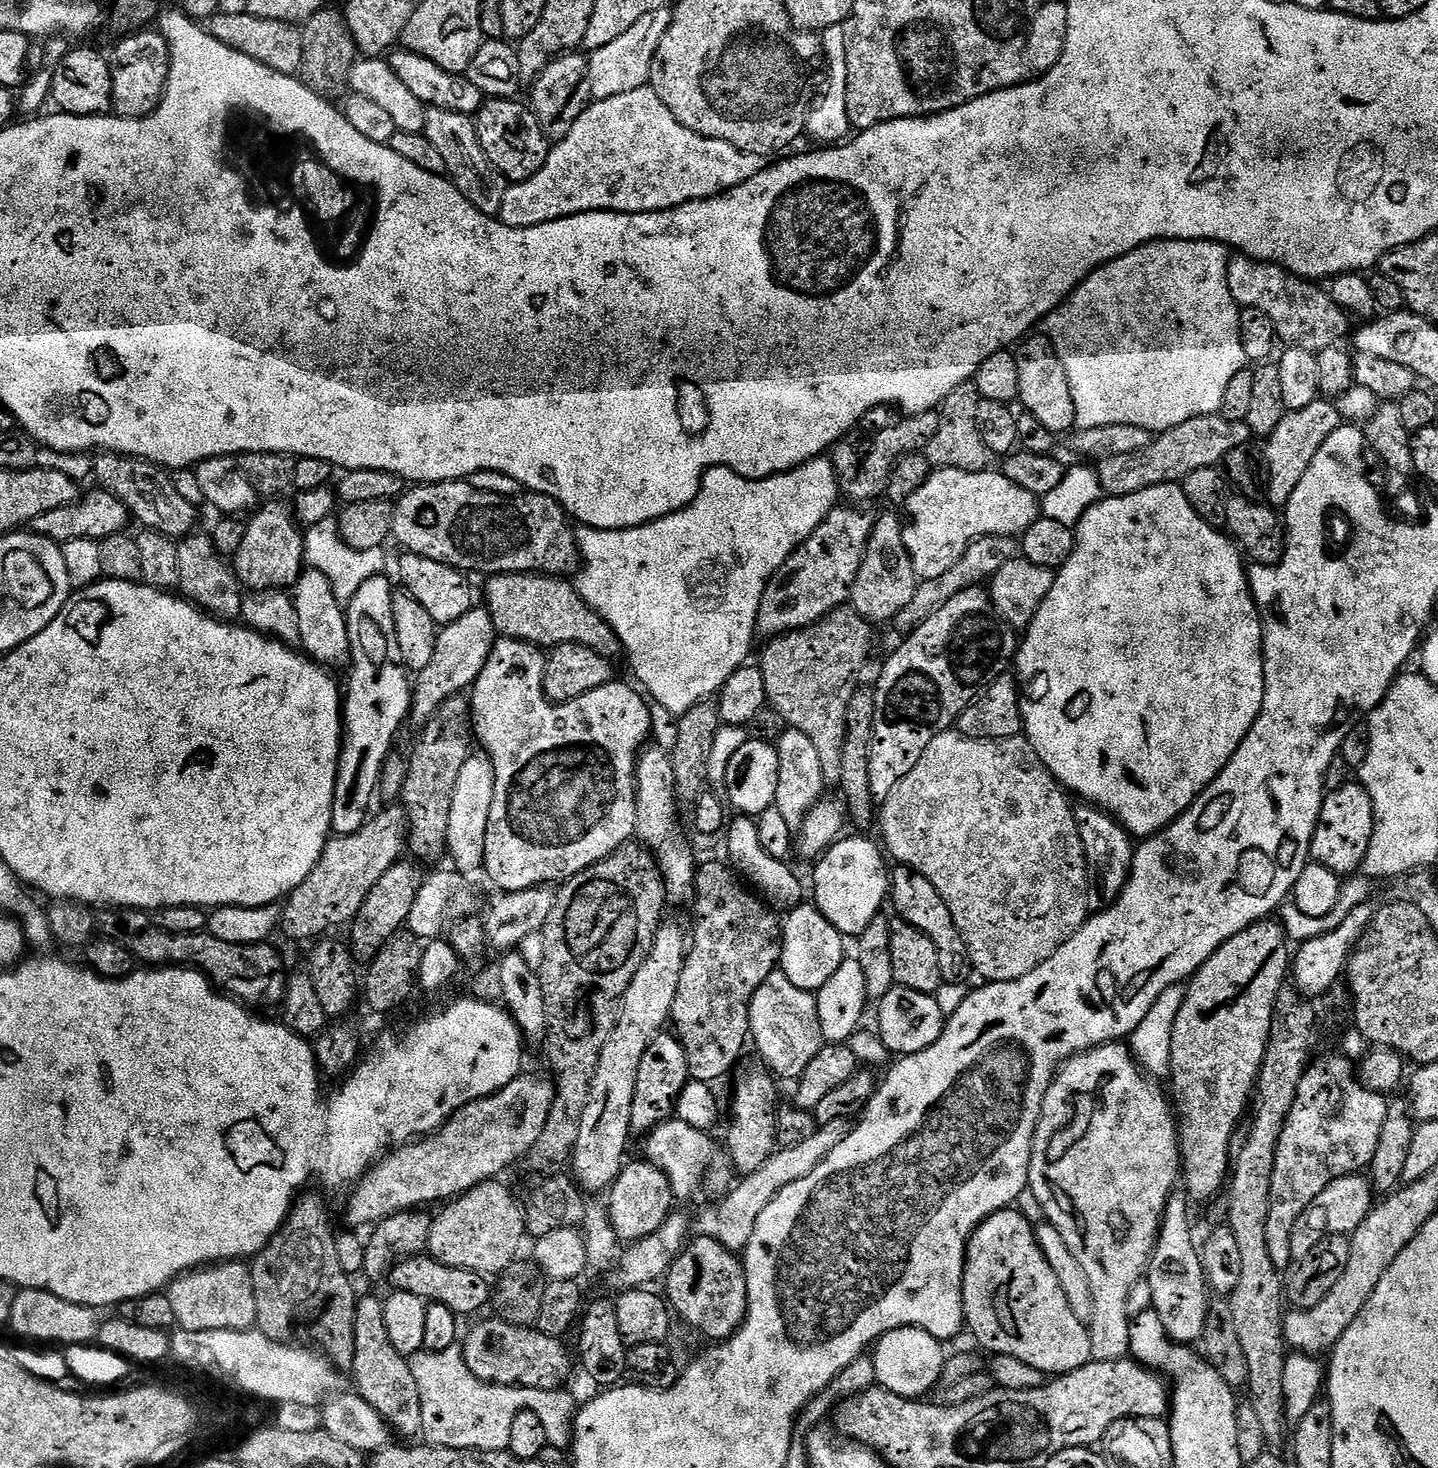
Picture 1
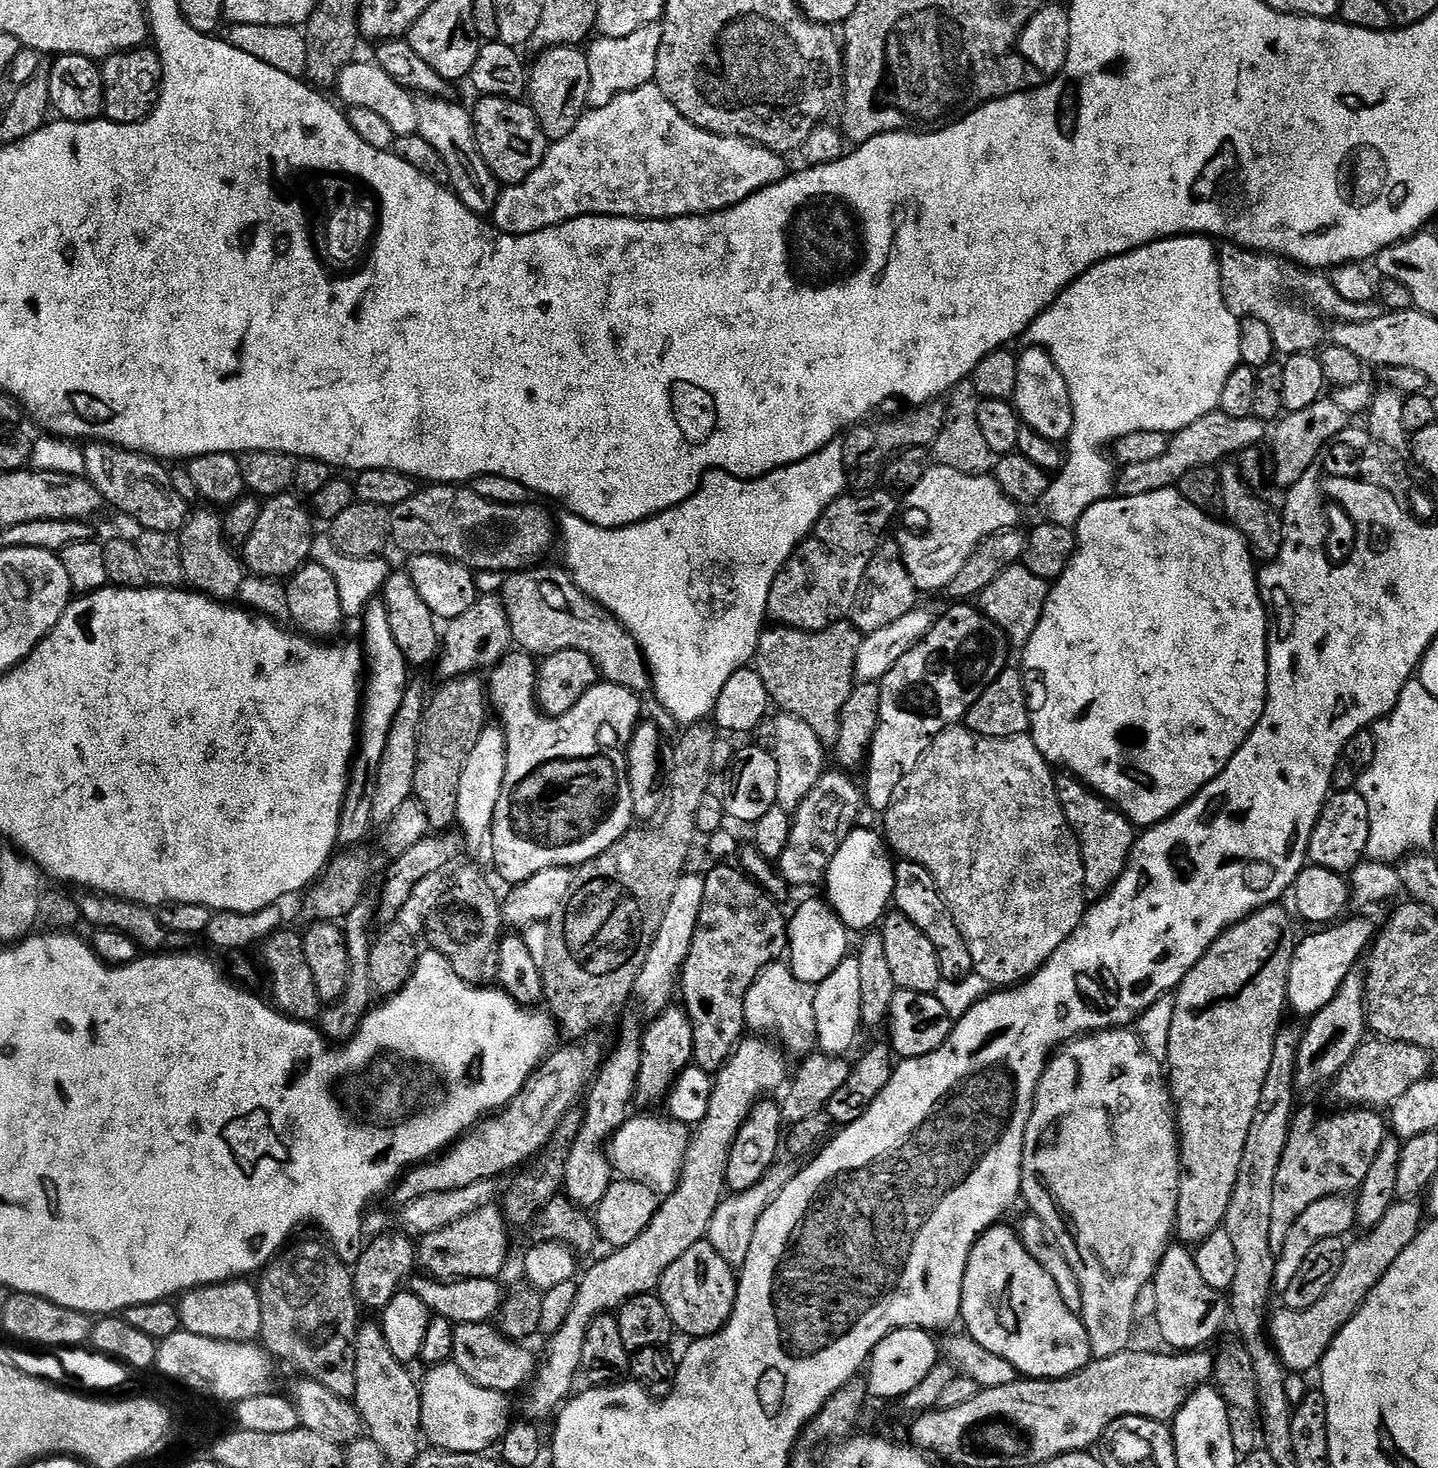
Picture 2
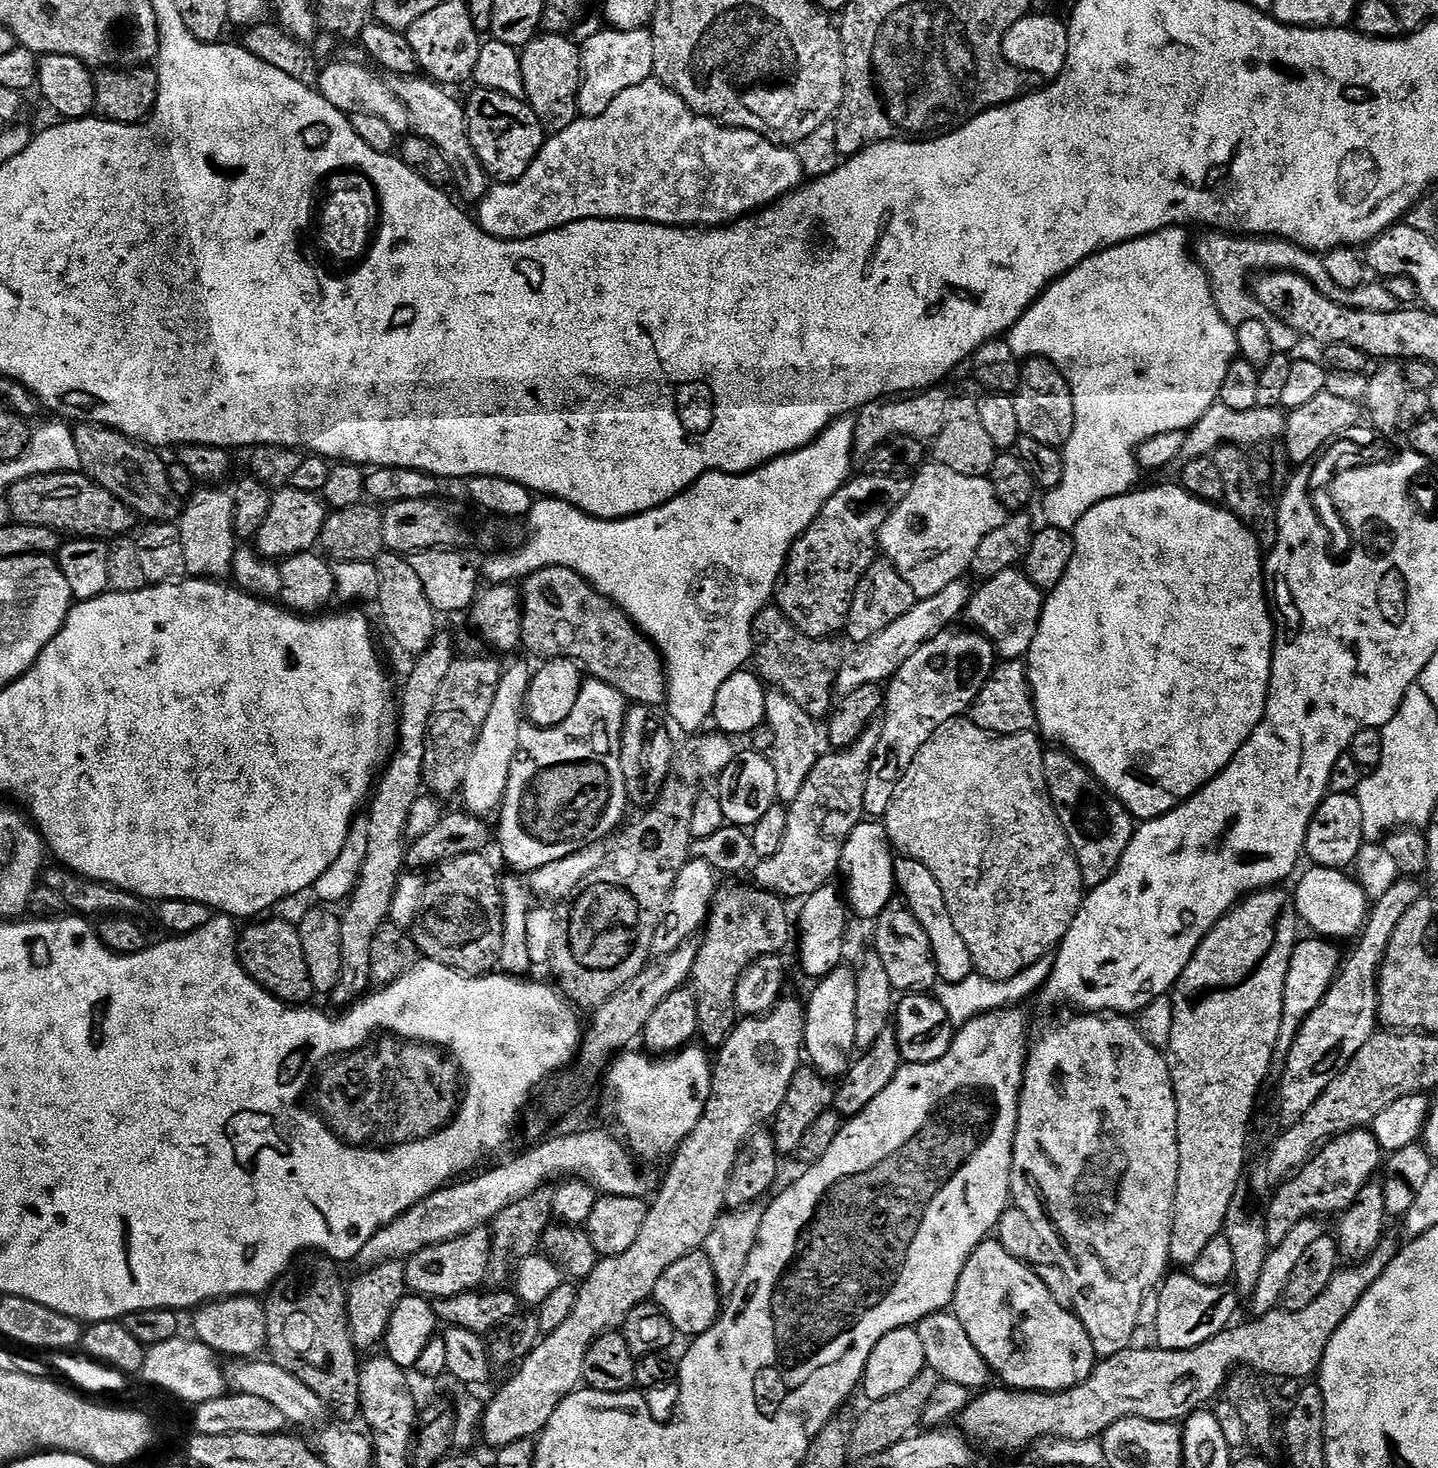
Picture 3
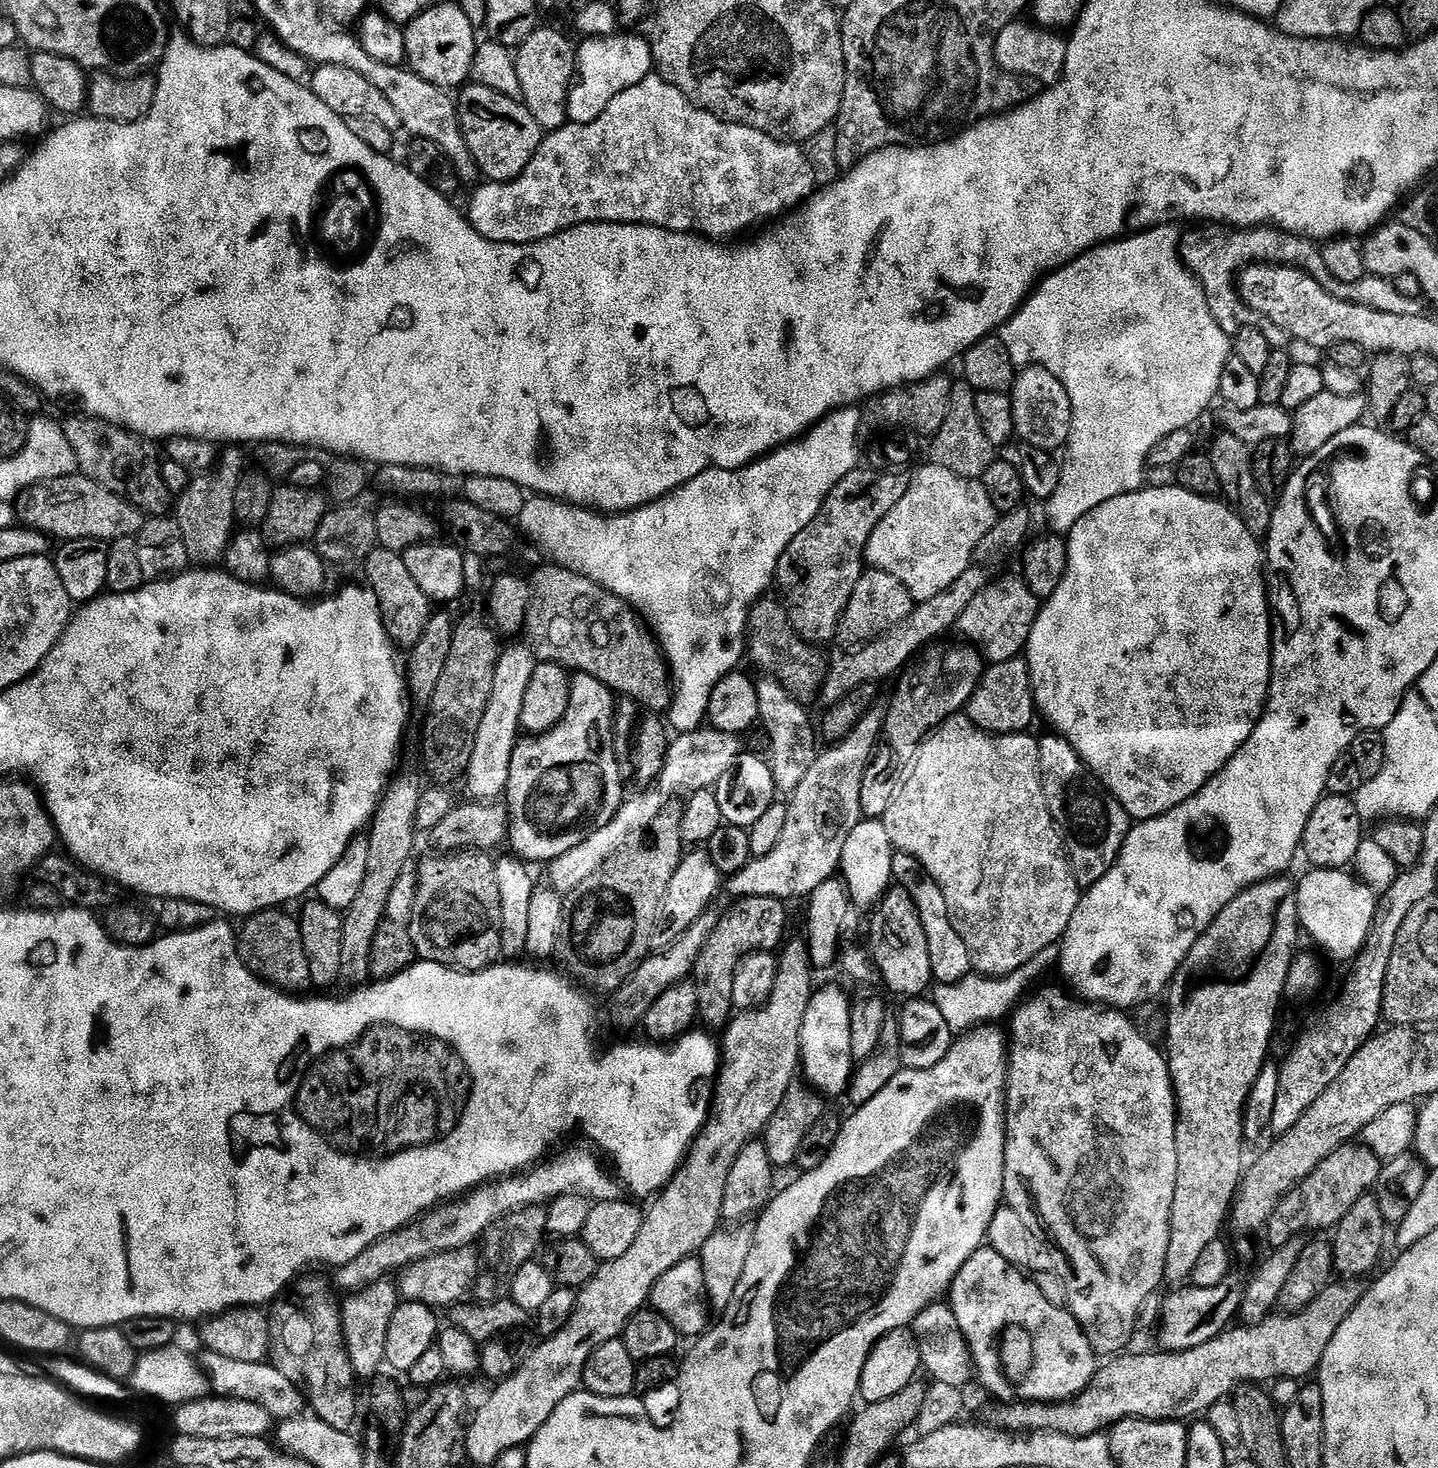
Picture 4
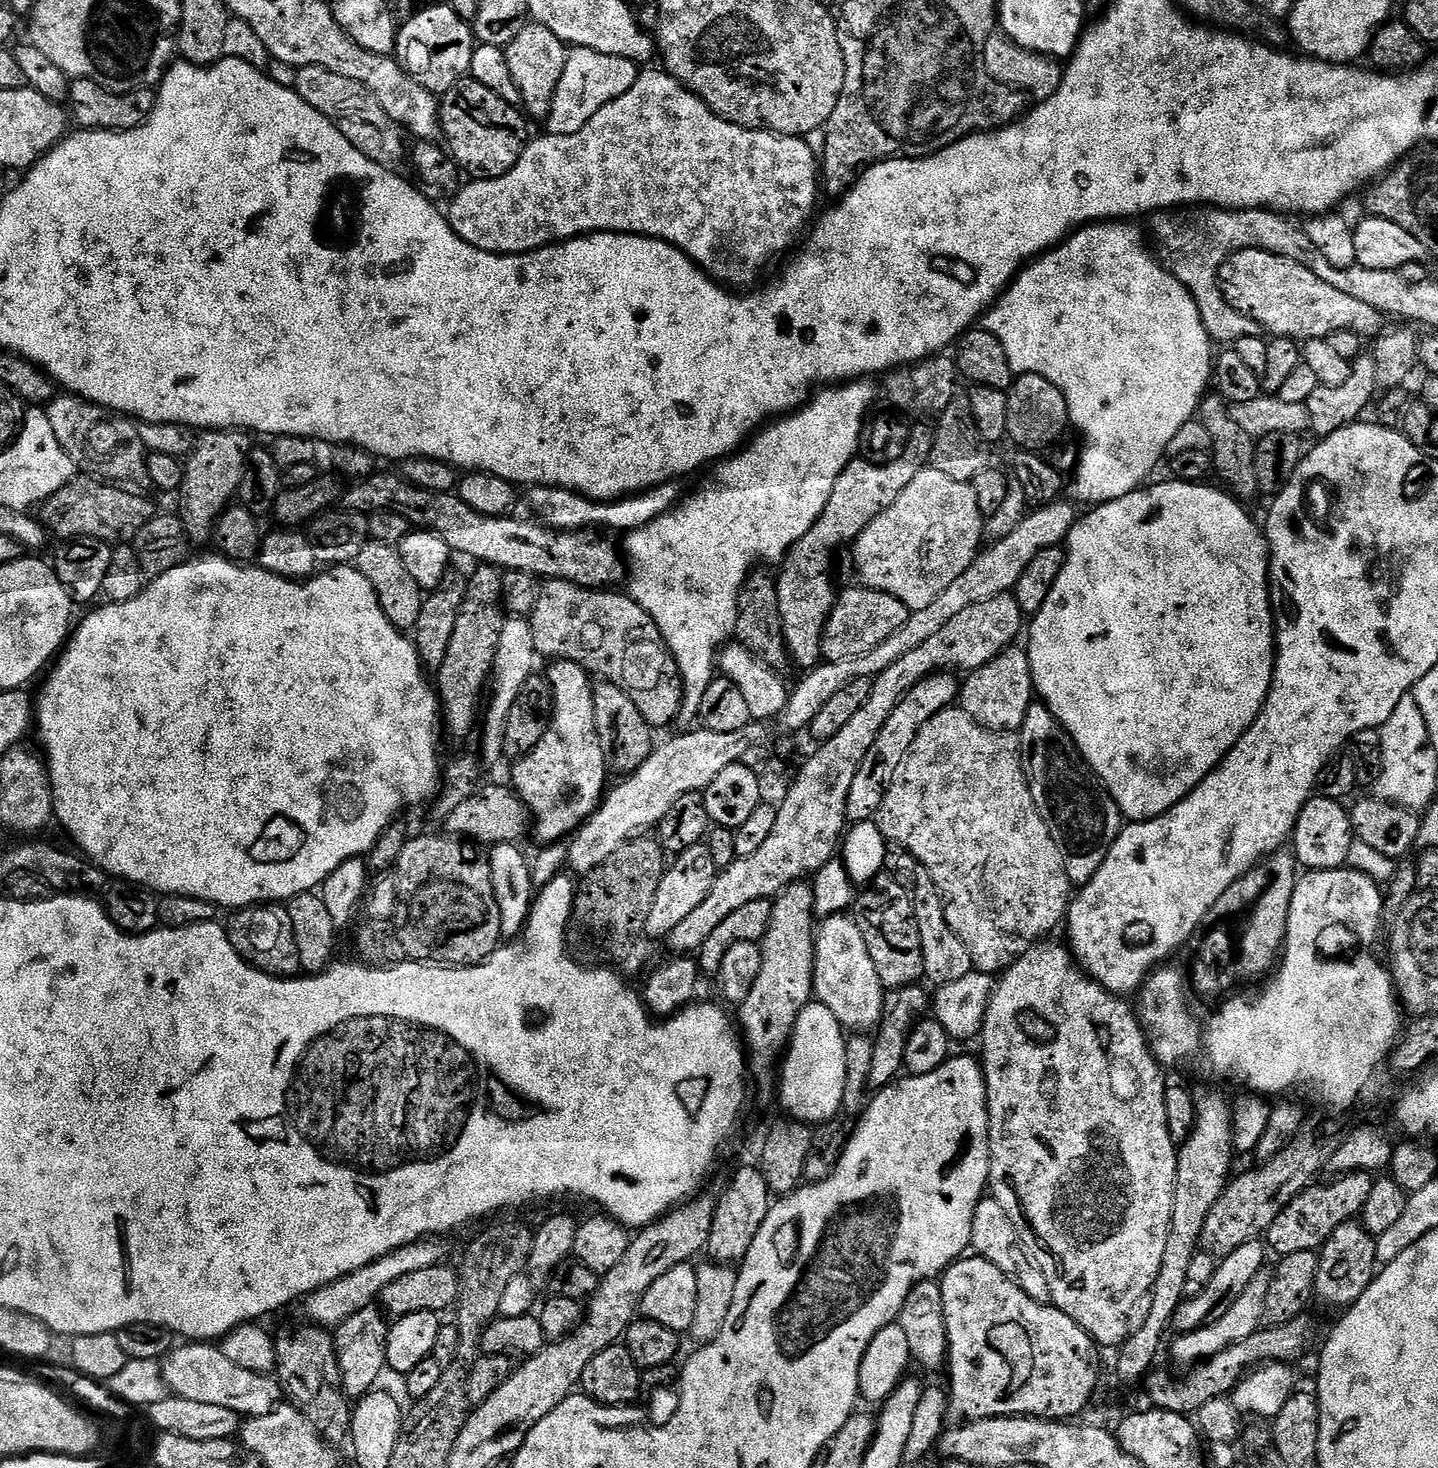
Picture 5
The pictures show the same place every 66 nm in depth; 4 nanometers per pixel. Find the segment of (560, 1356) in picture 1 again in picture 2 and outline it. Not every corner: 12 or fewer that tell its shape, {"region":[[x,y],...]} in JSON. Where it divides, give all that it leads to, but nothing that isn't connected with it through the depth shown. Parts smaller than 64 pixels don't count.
{"region":[[458,1324],[451,1363],[470,1382],[513,1394],[538,1356],[496,1326]]}

